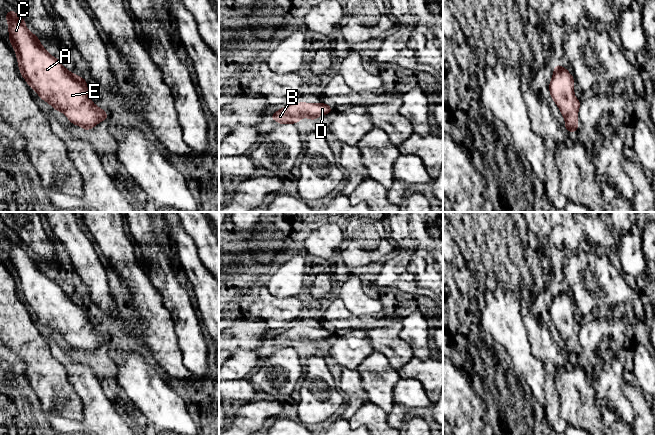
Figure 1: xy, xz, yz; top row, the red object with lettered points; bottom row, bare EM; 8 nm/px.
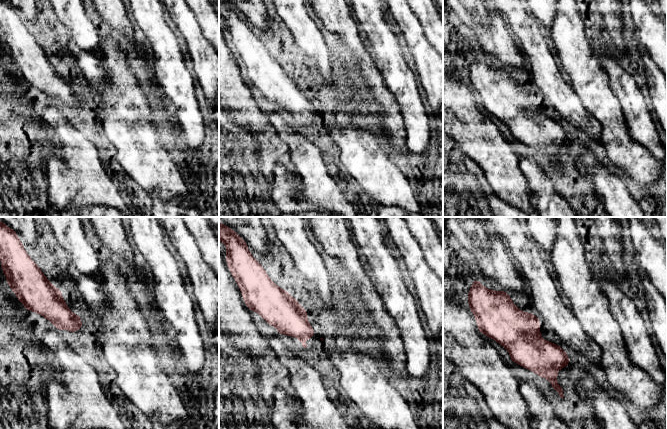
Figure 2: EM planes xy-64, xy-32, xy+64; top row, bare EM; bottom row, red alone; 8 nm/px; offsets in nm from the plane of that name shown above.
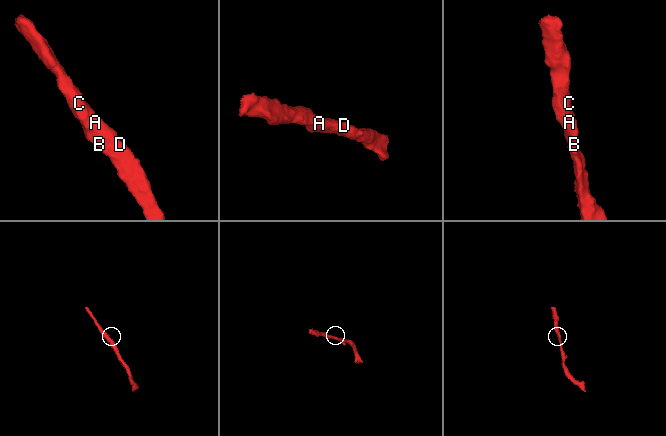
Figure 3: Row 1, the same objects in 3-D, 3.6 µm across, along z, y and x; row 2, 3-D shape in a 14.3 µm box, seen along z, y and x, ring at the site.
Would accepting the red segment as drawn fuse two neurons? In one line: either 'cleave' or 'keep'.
keep

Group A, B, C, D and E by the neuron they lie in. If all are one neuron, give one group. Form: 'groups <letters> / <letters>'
groups A B C D E

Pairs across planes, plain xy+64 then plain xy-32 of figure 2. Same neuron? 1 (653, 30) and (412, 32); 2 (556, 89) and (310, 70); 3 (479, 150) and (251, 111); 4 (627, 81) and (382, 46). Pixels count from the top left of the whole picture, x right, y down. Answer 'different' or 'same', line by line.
1: different
2: different
3: same
4: same

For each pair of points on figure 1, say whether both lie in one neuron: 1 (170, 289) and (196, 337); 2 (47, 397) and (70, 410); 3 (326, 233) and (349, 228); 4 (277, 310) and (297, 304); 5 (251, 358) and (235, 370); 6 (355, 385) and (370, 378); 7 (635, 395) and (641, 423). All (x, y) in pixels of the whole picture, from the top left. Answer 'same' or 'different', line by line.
1: same
2: same
3: different
4: same
5: same
6: different
7: same

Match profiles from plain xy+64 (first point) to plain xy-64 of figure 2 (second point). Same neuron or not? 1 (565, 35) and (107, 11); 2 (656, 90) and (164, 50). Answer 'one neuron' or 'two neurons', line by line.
1: one neuron
2: two neurons

